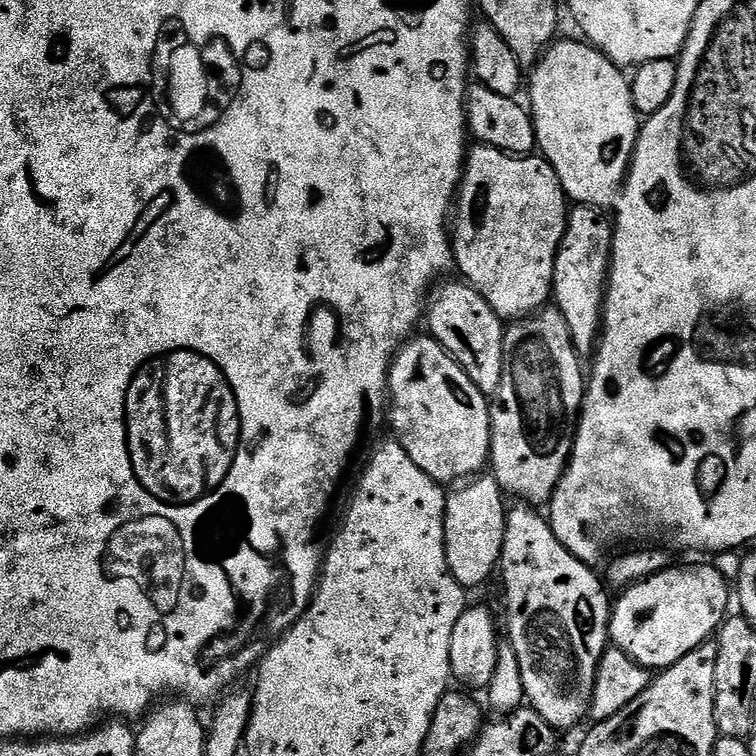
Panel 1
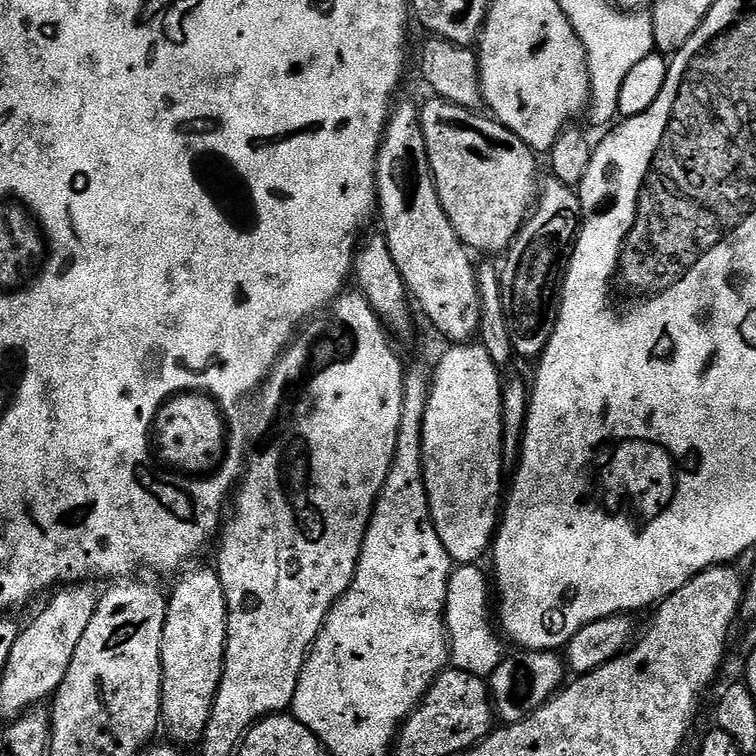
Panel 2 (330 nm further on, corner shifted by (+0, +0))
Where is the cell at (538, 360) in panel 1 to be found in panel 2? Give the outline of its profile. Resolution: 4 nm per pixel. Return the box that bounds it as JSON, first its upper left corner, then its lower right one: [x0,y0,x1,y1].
[500,178,582,358]

